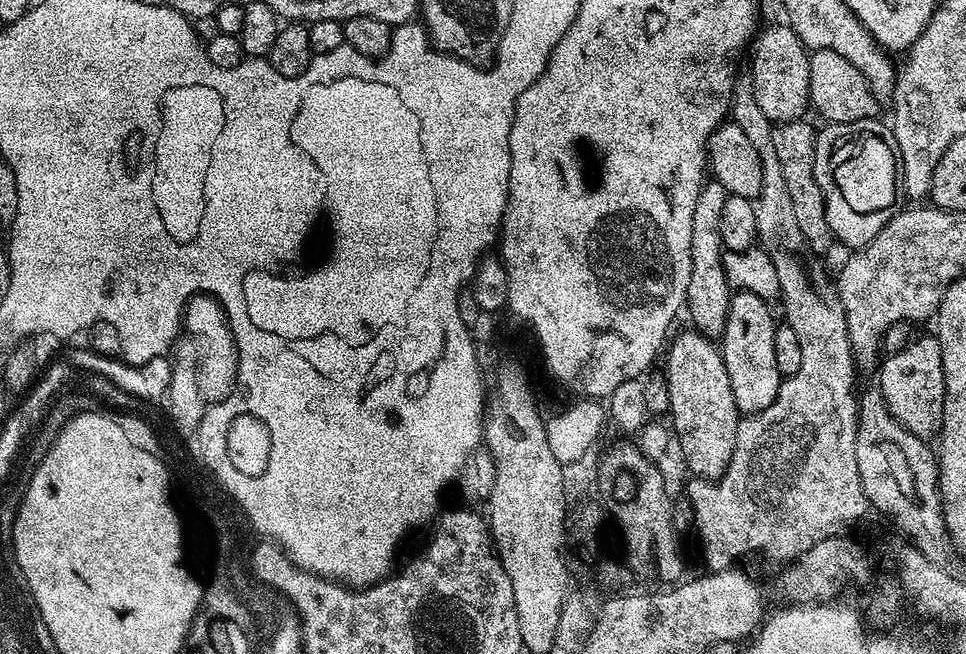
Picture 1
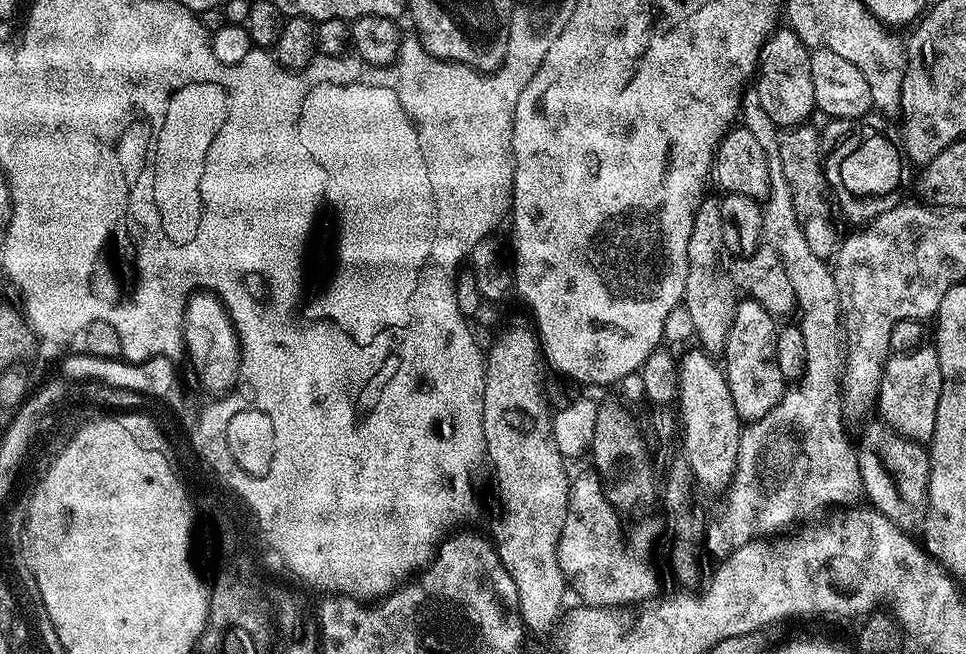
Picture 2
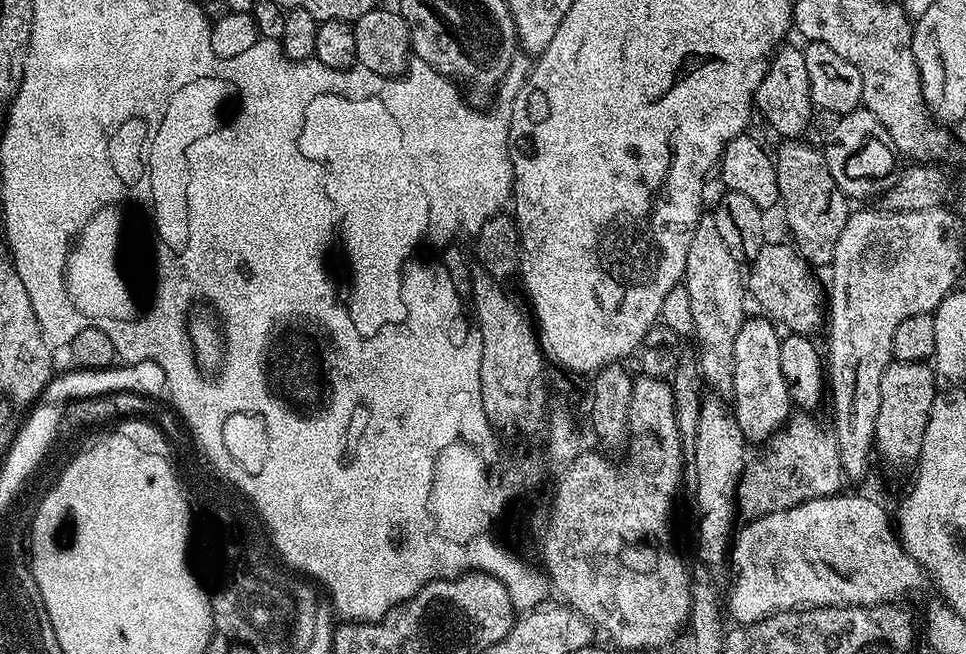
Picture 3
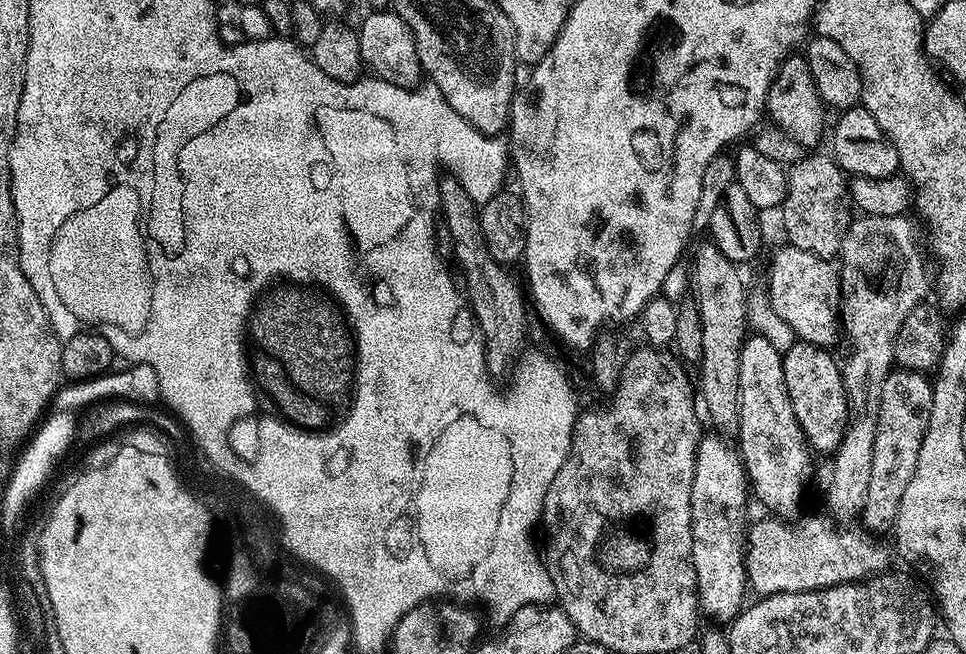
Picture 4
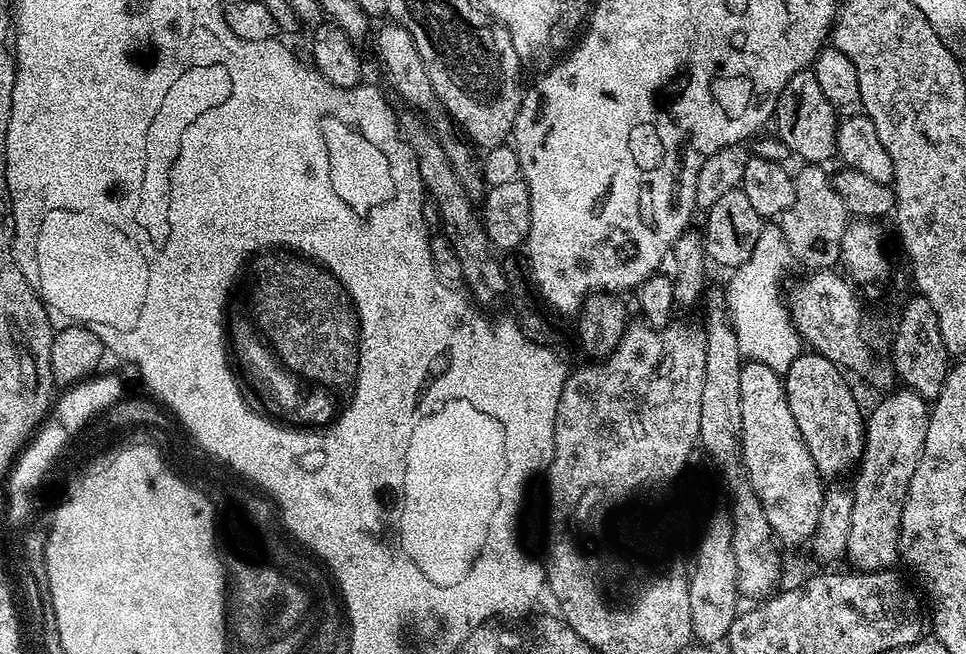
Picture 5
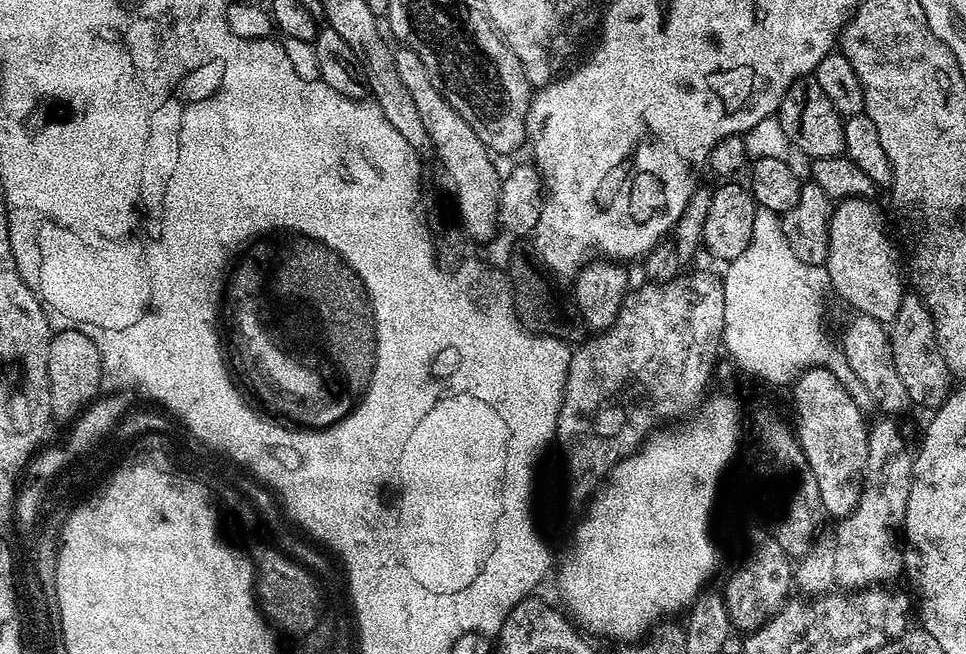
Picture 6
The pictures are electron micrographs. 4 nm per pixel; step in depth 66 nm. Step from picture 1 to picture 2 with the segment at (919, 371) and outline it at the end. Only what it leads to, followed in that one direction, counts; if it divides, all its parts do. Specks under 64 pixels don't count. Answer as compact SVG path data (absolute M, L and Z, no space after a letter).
M926 347L889 355L884 363L878 401L879 419L899 436L917 442L931 441L934 418L938 416L938 398L942 394L942 366L938 366L938 354L935 347Z

